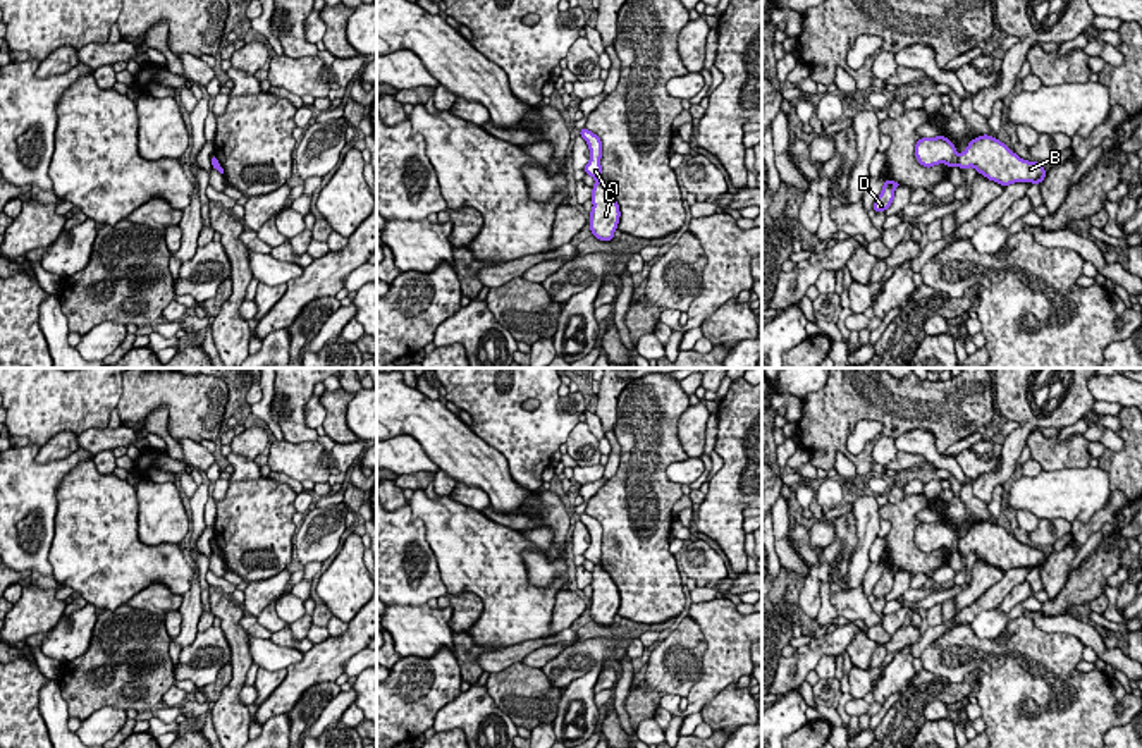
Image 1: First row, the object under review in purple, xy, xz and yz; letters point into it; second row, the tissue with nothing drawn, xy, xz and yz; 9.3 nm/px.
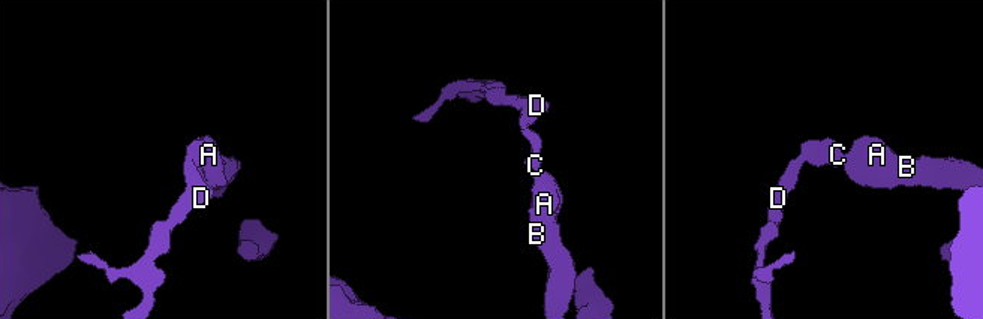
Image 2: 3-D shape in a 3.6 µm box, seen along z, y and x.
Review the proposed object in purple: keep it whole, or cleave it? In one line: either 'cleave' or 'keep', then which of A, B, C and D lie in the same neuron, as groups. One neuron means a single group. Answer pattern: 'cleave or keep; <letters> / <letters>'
cleave; A B / C D

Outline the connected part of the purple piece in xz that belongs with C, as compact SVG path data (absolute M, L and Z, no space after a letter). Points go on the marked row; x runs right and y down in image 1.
M586 127L580 129L580 136L586 141L586 144L590 148L590 162L585 165L583 170L586 175L592 175L593 179L600 179L600 174L602 174L602 165L600 165L602 141L597 134L588 131Z

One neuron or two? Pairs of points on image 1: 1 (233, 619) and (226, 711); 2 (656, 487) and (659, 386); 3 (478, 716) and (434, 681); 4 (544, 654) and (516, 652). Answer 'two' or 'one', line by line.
1: one
2: one
3: two
4: two

